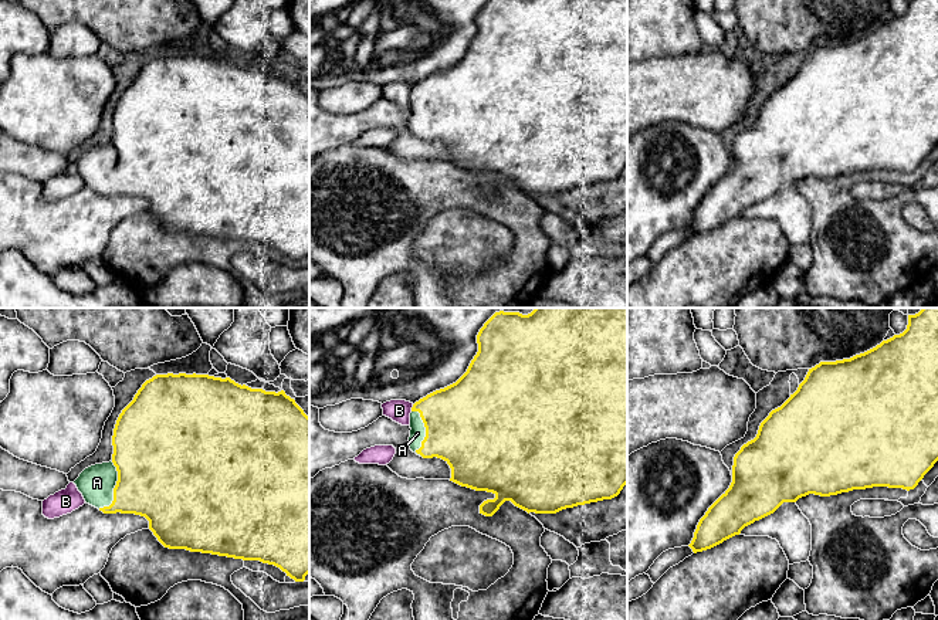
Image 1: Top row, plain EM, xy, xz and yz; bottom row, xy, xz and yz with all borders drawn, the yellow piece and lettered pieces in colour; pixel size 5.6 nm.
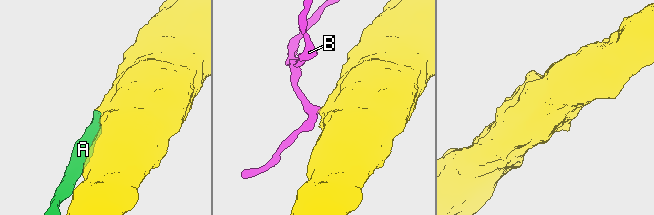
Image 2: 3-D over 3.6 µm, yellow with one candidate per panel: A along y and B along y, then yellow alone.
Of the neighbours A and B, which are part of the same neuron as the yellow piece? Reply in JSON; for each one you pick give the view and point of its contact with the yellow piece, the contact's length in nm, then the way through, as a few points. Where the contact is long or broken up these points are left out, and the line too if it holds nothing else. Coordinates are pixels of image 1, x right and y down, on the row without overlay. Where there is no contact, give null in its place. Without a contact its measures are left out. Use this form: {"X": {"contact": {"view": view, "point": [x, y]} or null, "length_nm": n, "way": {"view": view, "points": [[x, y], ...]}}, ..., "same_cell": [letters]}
{"A": {"contact": {"view": "xy", "point": [114, 170]}, "length_nm": 280}, "same_cell": ["A"]}

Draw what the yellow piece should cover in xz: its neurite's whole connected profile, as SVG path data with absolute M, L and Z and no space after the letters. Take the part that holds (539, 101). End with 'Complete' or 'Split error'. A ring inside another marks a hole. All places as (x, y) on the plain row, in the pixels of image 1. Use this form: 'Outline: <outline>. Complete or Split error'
Outline: M490 0L477 17L478 34L471 43L467 54L453 67L436 72L416 84L410 95L410 119L409 129L413 135L423 140L441 140L451 150L450 163L475 173L487 173L495 177L480 187L480 196L492 199L505 183L511 183L515 189L535 196L556 196L566 190L612 182L620 176L627 166L627 0Z. Split error

